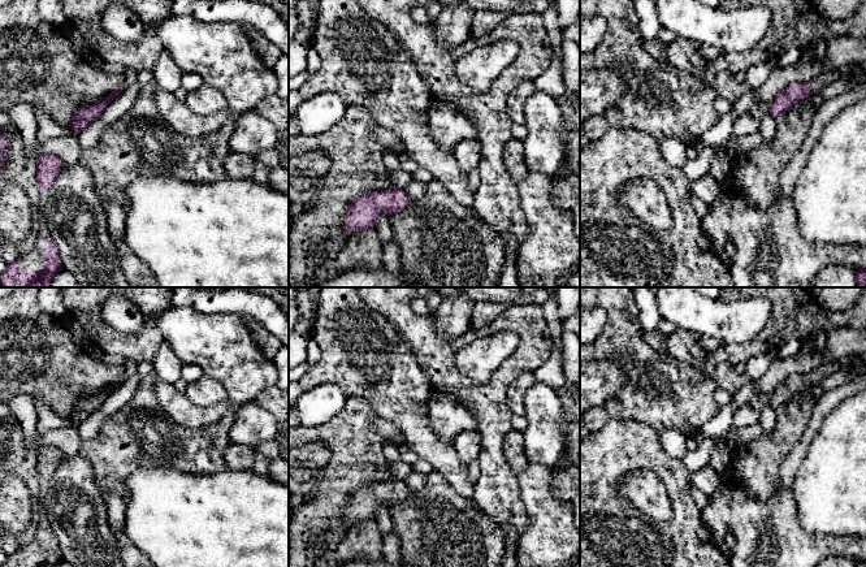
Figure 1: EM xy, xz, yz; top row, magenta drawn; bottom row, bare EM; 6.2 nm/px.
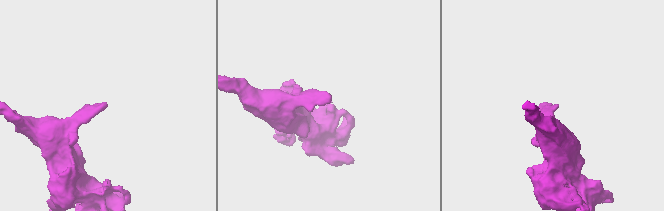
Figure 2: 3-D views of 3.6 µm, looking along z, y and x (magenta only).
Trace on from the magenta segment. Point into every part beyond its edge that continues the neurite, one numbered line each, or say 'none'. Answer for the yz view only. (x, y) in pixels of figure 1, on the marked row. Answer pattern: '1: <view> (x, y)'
1: yz (825, 78)

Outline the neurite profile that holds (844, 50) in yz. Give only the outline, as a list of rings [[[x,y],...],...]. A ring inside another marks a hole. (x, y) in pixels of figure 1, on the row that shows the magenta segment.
[[[843,35],[833,38],[827,44],[827,56],[813,62],[797,62],[787,68],[772,68],[763,85],[755,91],[755,104],[774,99],[794,82],[810,82],[820,73],[837,70],[848,64],[866,62],[866,36],[856,38]]]

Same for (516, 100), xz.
[[[533,81],[523,82],[507,99],[507,114],[514,125],[525,125],[525,100],[537,92]]]

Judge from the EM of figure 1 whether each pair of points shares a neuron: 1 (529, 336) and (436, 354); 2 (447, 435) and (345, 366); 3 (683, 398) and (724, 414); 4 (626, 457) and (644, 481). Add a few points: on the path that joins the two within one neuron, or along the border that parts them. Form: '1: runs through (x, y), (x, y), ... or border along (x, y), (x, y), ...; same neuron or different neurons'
1: runs through (516, 364), (490, 390), (466, 390), (458, 382); same neuron
2: border along (431, 392), (429, 427), (450, 444); different neurons
3: border along (721, 407), (701, 427), (698, 433); different neurons
4: border along (663, 484), (649, 470), (637, 468), (614, 490); different neurons

